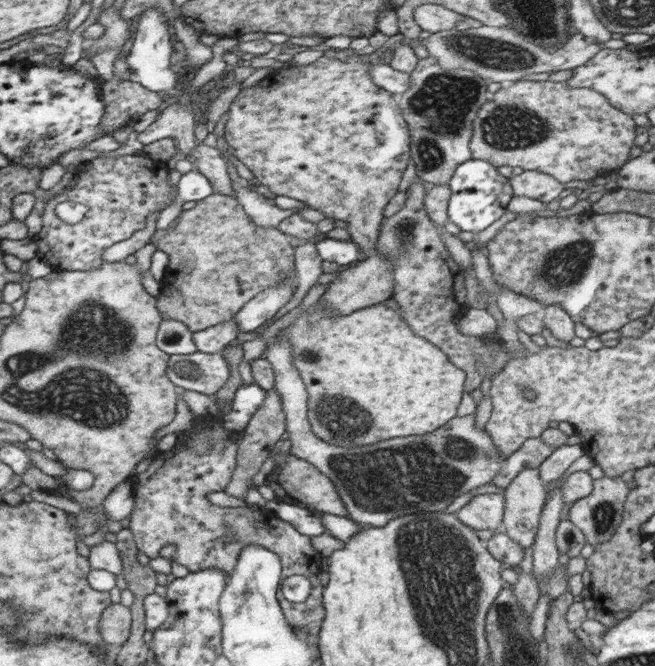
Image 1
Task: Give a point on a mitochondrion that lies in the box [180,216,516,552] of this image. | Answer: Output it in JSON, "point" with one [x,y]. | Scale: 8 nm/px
{"point":[407,477]}

